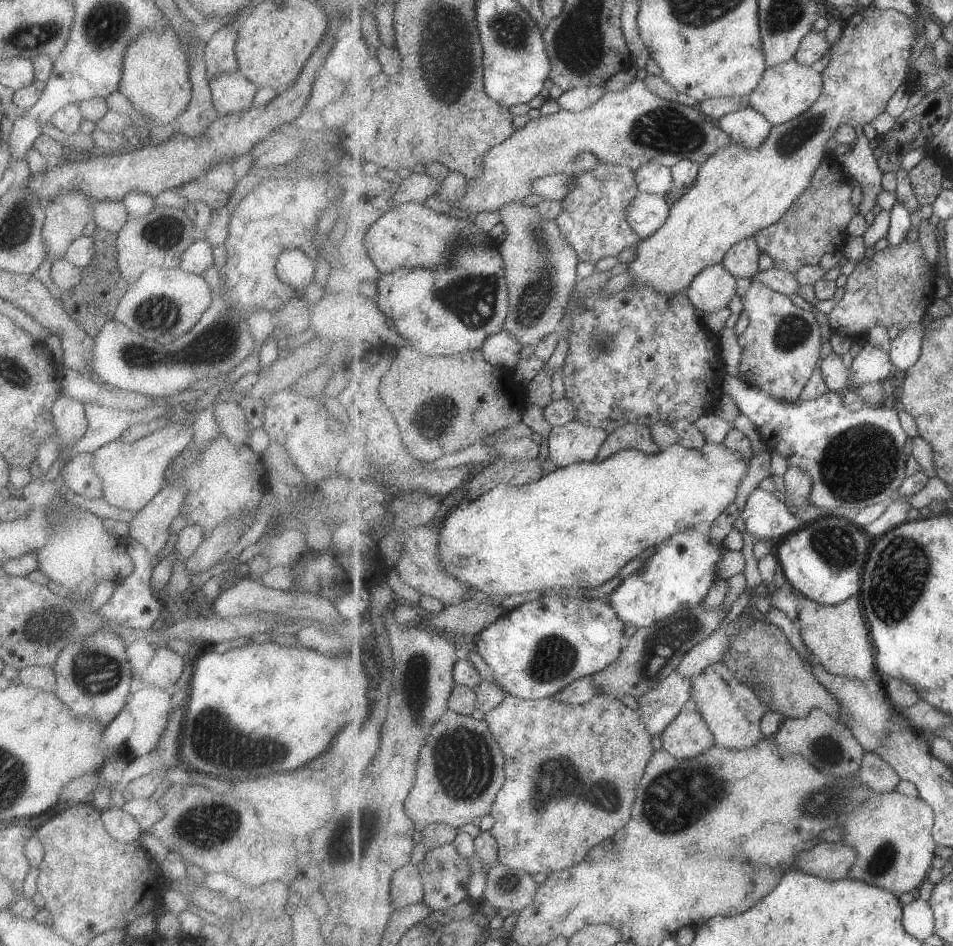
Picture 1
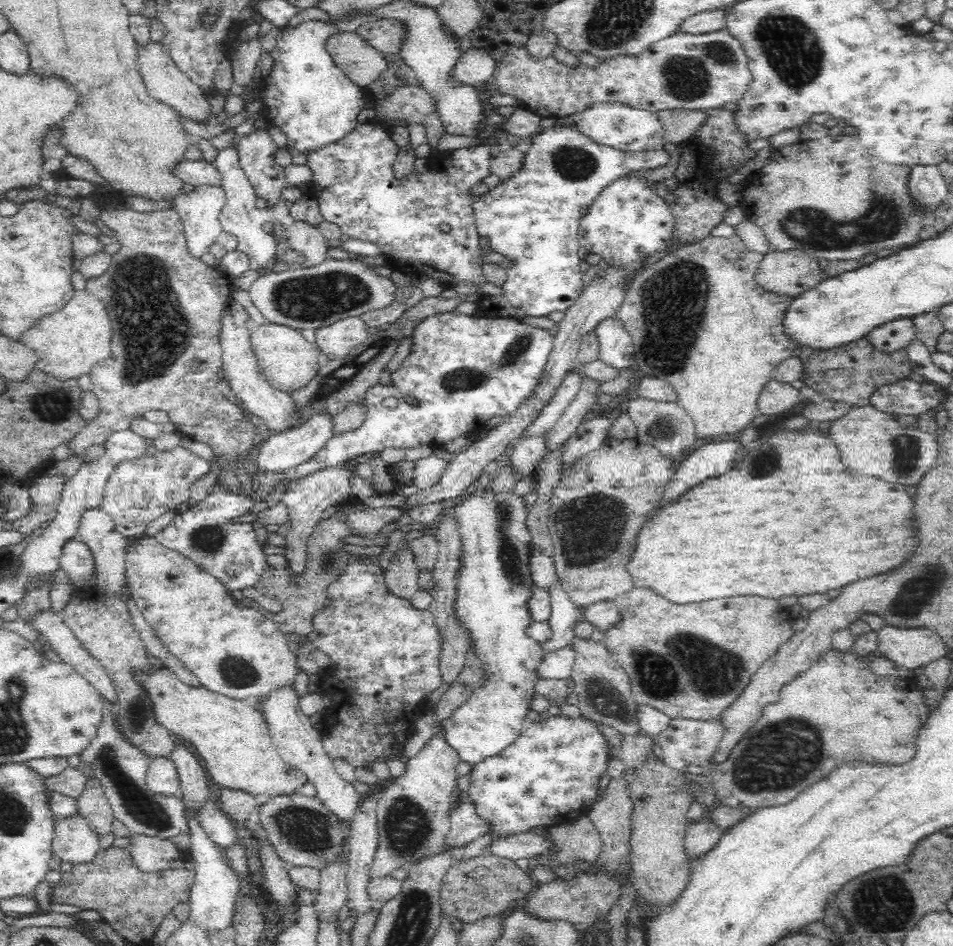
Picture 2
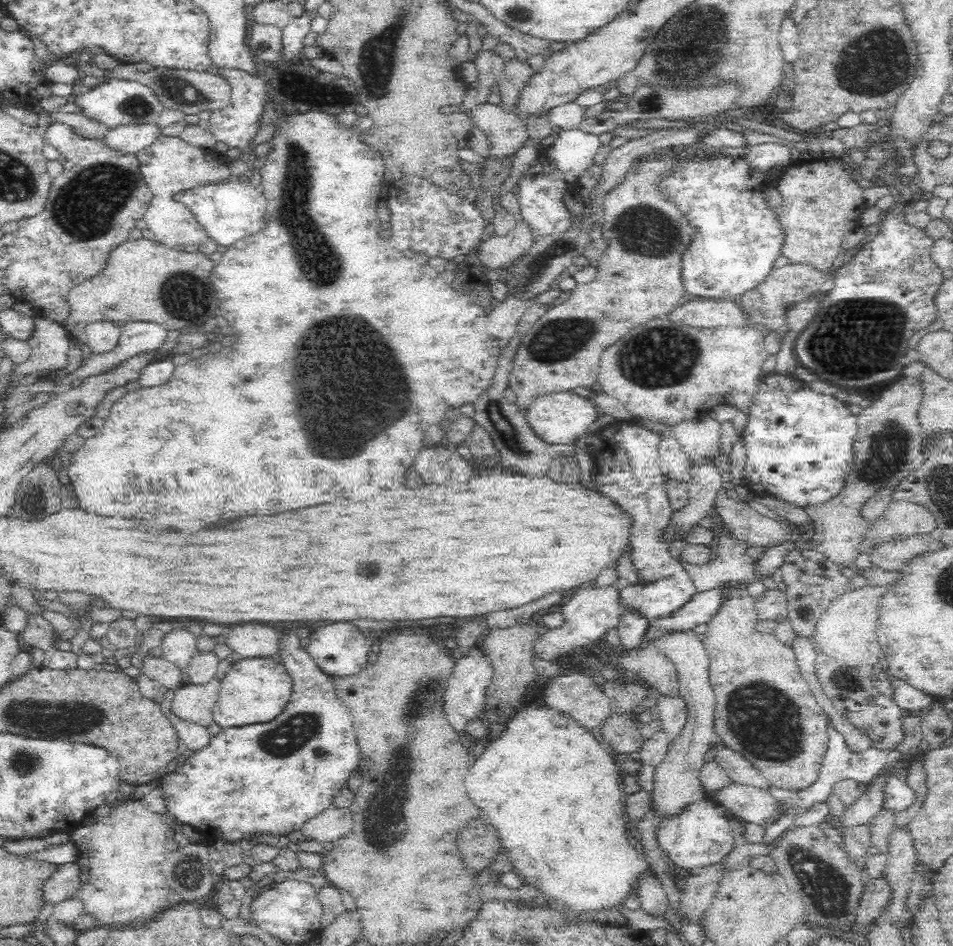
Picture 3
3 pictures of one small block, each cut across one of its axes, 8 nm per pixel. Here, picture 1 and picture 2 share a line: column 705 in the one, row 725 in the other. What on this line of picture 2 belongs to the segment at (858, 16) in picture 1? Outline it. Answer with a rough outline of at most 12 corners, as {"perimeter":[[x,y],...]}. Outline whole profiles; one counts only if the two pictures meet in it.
{"perimeter":[[164,667],[136,679],[213,782],[252,796],[308,781],[260,711]]}

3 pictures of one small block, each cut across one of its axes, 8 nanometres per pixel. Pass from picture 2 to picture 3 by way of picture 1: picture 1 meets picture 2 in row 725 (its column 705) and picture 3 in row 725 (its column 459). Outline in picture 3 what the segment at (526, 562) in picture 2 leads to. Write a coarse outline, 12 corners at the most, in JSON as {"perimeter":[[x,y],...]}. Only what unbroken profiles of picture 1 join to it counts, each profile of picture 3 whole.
{"perimeter":[[528,704],[463,780],[516,874],[579,914],[649,869],[616,758]]}

